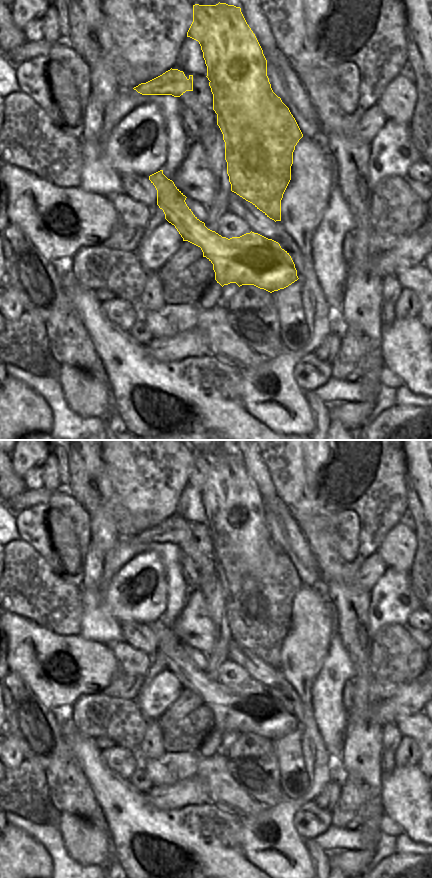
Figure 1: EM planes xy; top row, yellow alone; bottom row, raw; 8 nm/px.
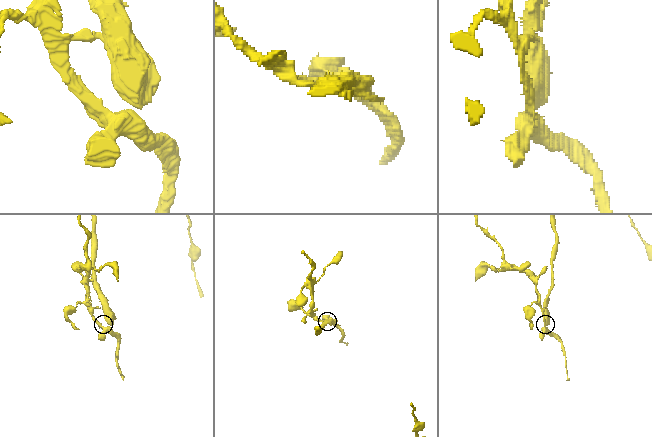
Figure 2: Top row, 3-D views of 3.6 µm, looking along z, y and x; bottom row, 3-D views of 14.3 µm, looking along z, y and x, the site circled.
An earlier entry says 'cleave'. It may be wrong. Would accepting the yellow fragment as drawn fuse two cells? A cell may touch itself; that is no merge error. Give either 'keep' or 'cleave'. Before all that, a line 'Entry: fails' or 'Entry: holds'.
Entry: holds
cleave

